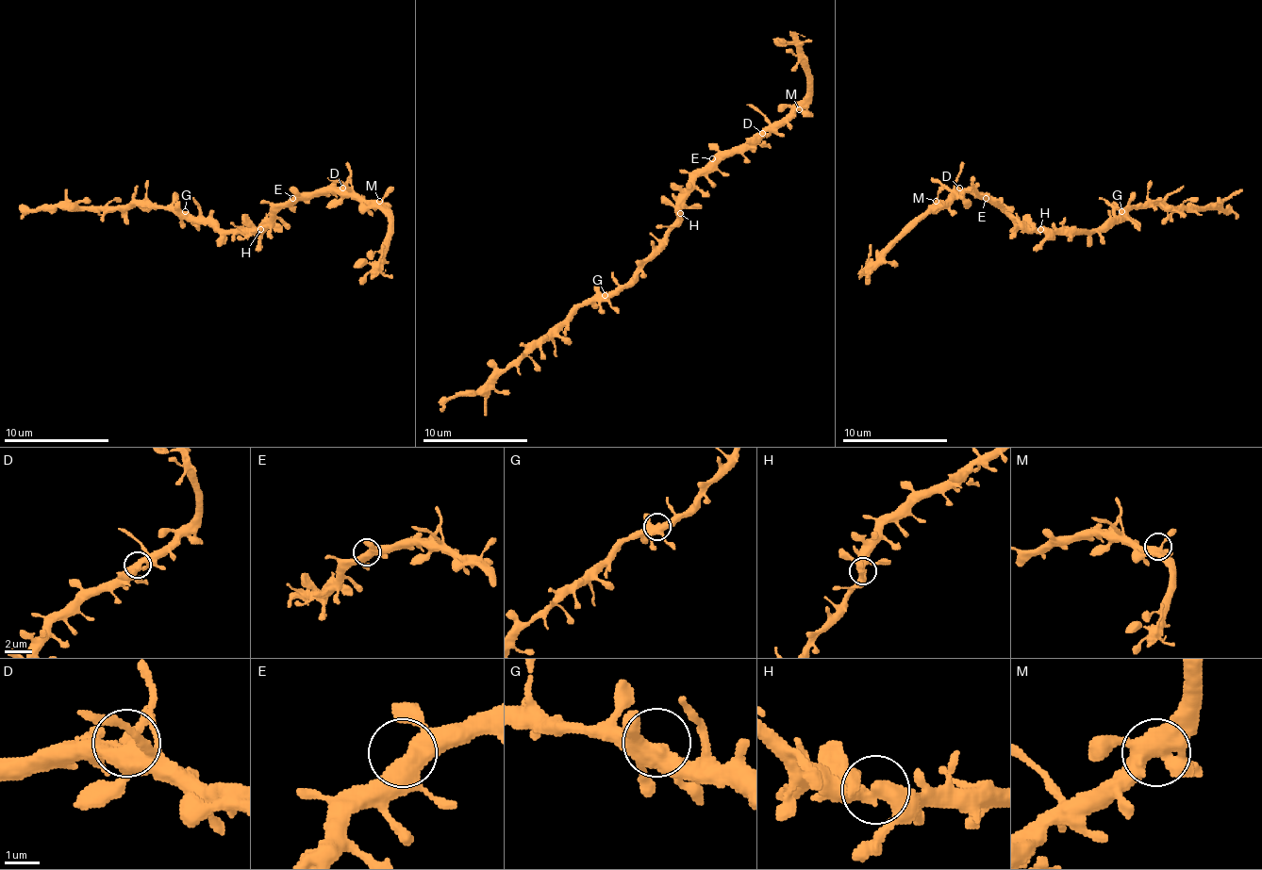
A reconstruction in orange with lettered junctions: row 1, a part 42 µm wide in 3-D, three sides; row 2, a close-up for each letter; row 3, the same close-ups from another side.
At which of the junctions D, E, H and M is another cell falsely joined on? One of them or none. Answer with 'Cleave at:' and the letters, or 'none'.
Cleave at: none

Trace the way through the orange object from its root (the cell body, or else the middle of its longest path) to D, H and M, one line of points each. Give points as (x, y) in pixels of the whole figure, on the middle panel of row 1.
D: (670, 227), (678, 217), (678, 198), (702, 174), (706, 174), (722, 158), (740, 154), (762, 133)
H: (670, 227), (680, 214)
M: (670, 227), (678, 217), (678, 198), (702, 174), (722, 158), (743, 154), (799, 109)

